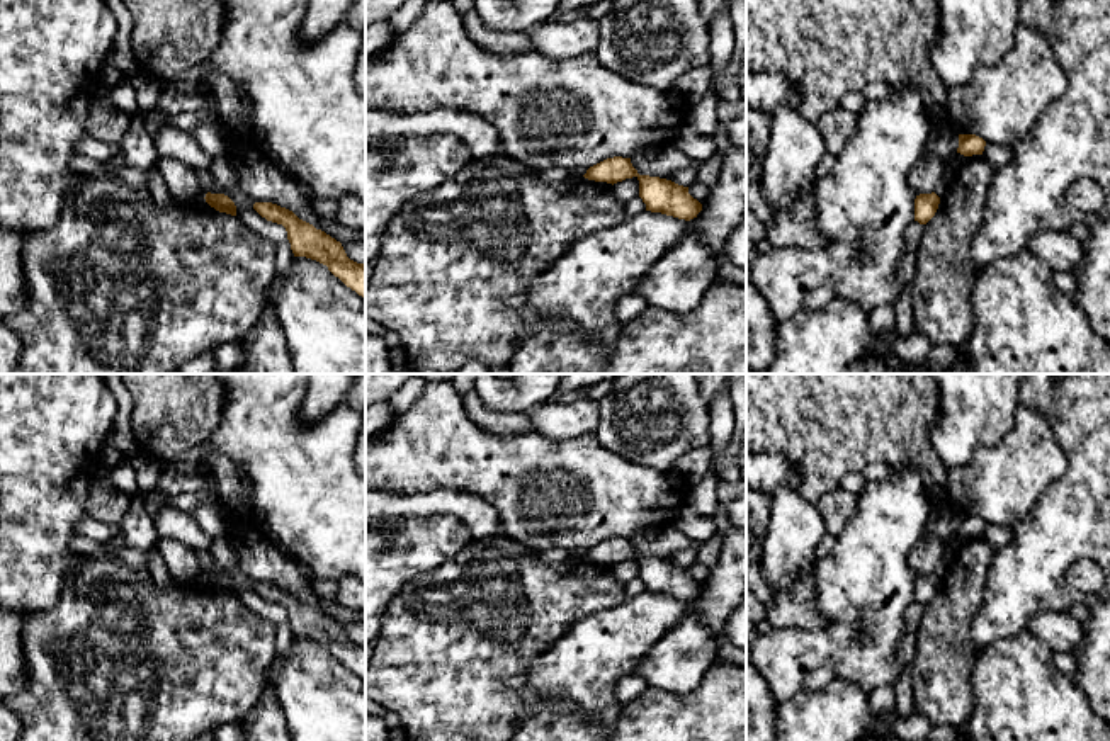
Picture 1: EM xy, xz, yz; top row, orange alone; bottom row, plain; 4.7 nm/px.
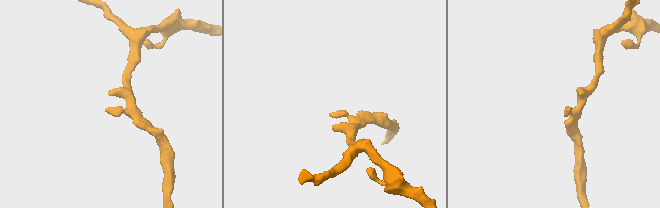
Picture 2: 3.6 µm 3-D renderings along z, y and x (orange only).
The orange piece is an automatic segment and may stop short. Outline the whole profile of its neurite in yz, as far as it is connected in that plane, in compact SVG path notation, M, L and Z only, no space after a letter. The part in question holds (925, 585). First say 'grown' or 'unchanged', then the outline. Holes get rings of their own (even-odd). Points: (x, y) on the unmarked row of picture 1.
unchanged | M920 574L915 580L915 602L920 605L926 605L937 593L940 585L940 578L932 574Z

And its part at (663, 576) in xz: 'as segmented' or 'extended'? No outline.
as segmented

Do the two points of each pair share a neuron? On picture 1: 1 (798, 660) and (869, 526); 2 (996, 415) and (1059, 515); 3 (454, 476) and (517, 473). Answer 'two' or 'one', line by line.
1: one
2: two
3: one

